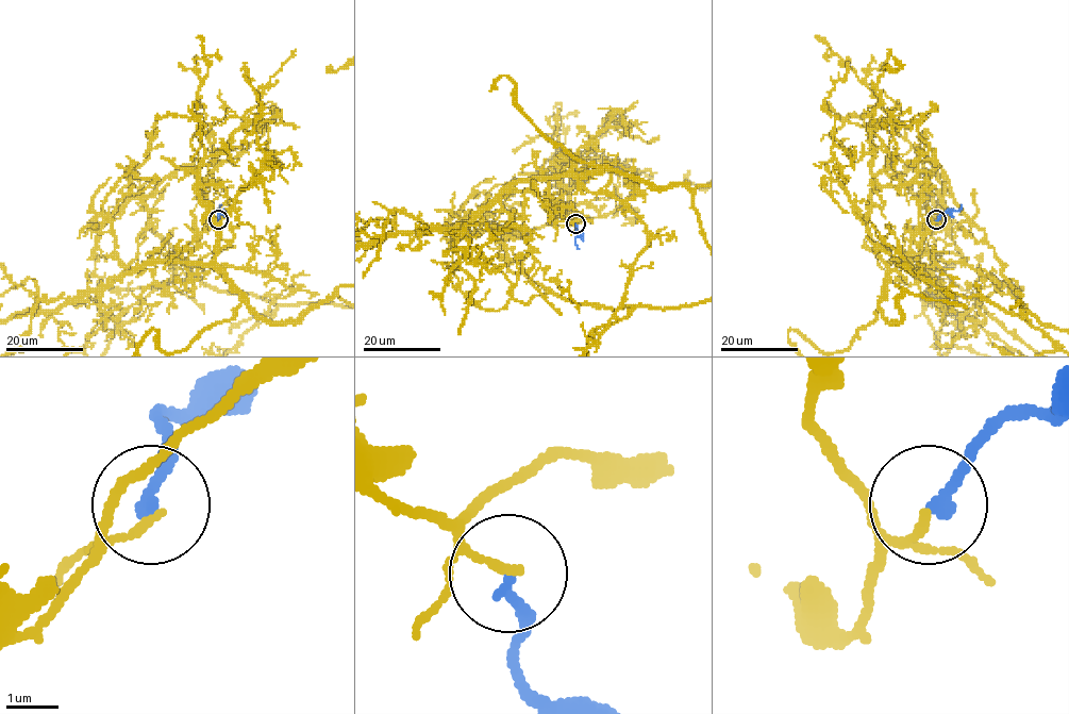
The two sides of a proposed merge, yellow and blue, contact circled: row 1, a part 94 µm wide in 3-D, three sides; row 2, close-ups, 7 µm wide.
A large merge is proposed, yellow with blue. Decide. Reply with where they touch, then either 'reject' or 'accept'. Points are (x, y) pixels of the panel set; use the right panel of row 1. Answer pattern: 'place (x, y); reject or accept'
place (936, 219); reject

